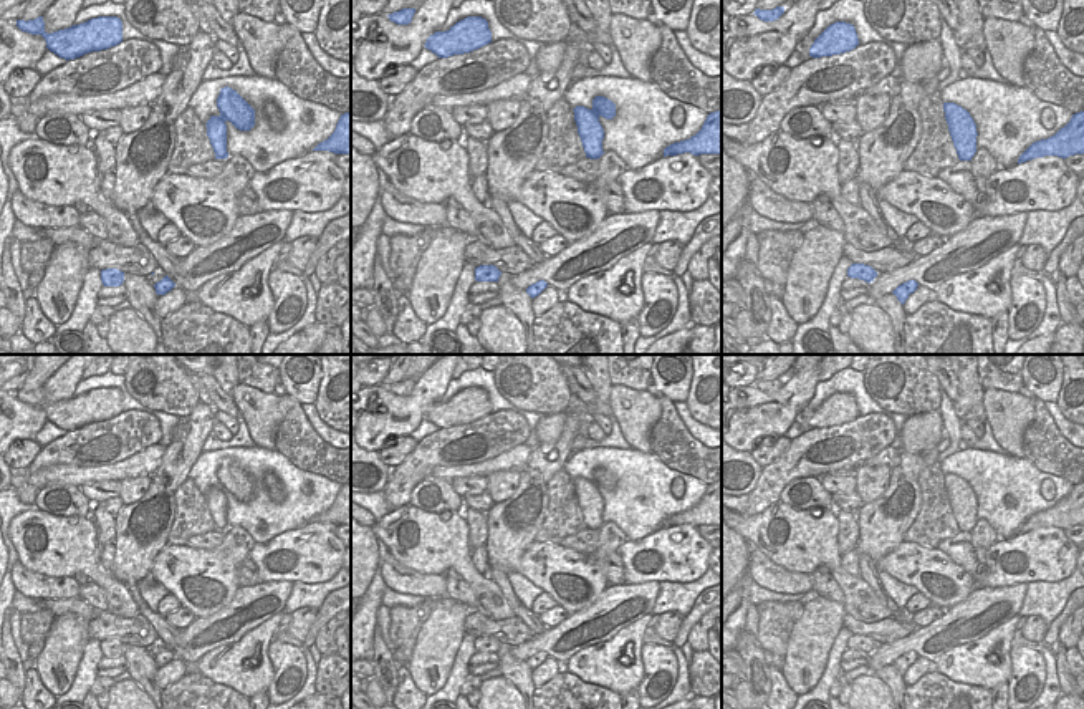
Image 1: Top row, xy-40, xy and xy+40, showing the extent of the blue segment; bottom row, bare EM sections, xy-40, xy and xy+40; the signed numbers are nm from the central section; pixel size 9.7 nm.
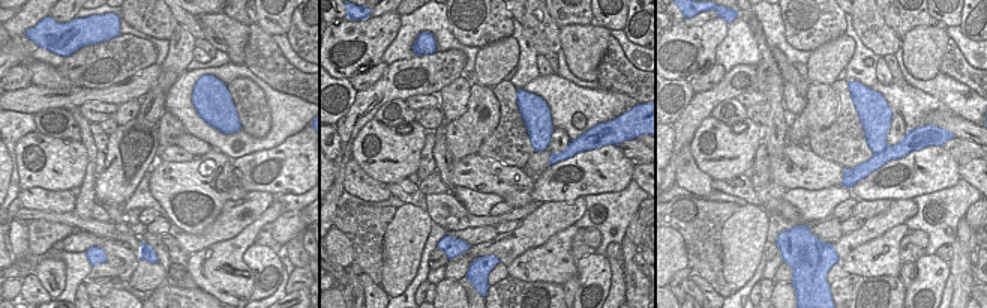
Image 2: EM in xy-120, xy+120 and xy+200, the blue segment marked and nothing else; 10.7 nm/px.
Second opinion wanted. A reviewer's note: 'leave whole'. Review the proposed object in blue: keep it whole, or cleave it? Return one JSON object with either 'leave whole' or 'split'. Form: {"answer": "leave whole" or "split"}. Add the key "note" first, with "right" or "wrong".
{"note": "right", "answer": "leave whole"}

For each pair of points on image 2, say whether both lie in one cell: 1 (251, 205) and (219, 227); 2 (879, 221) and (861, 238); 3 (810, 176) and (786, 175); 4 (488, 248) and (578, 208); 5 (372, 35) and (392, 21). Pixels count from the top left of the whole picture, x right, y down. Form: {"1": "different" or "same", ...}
{"1": "same", "2": "same", "3": "same", "4": "same", "5": "same"}

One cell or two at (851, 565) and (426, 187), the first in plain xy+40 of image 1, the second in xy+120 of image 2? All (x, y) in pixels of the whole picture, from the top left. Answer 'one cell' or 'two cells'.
one cell

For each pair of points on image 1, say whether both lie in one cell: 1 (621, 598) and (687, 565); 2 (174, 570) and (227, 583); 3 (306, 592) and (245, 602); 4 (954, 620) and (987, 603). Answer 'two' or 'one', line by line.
1: two
2: one
3: two
4: one

